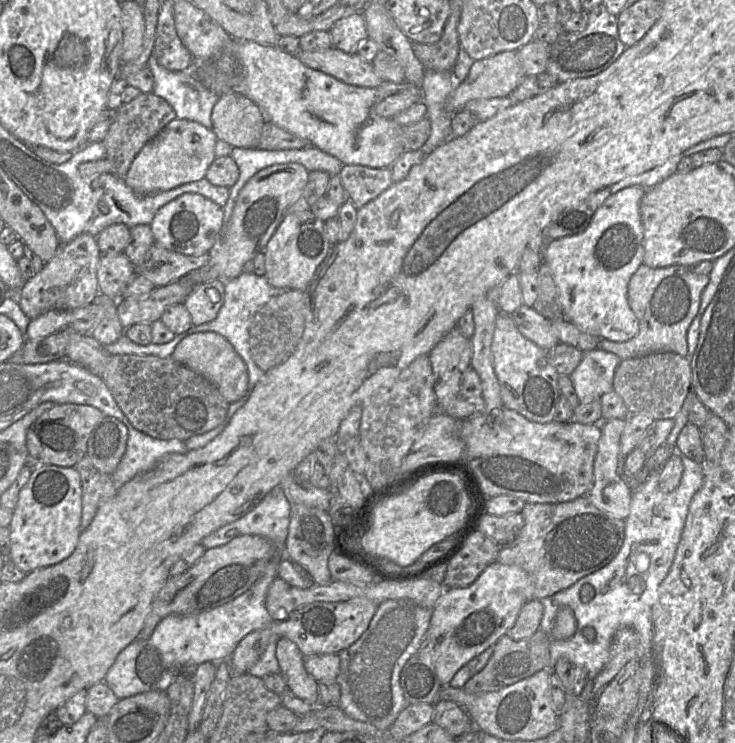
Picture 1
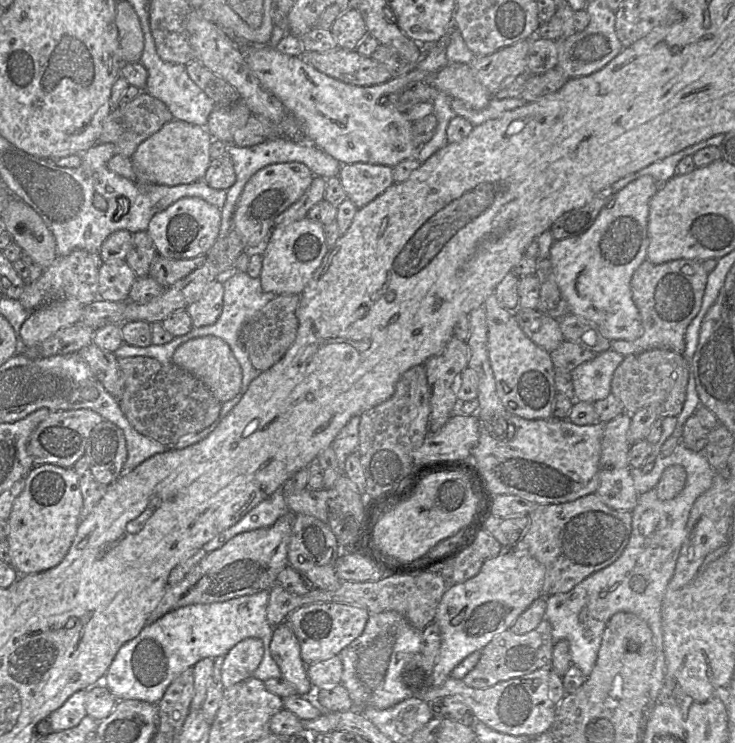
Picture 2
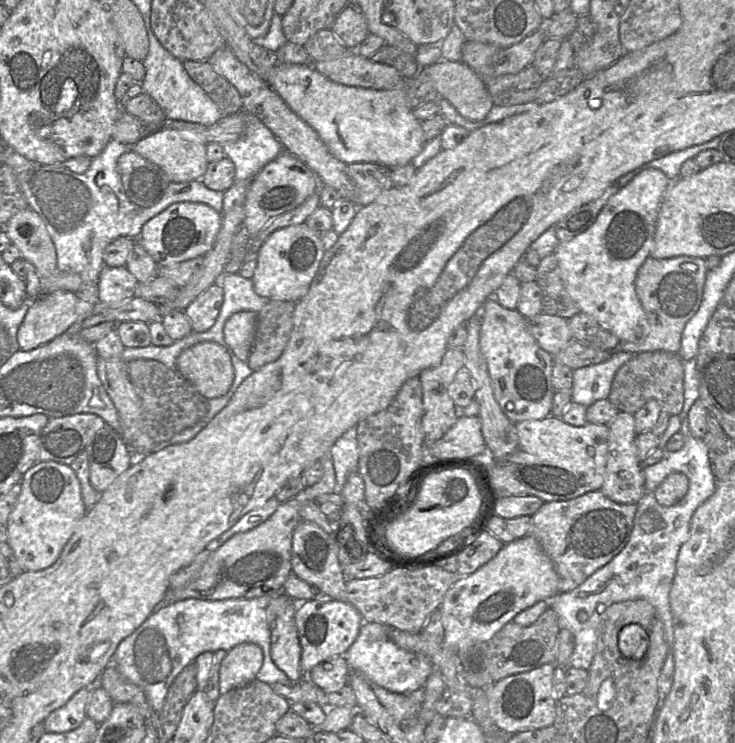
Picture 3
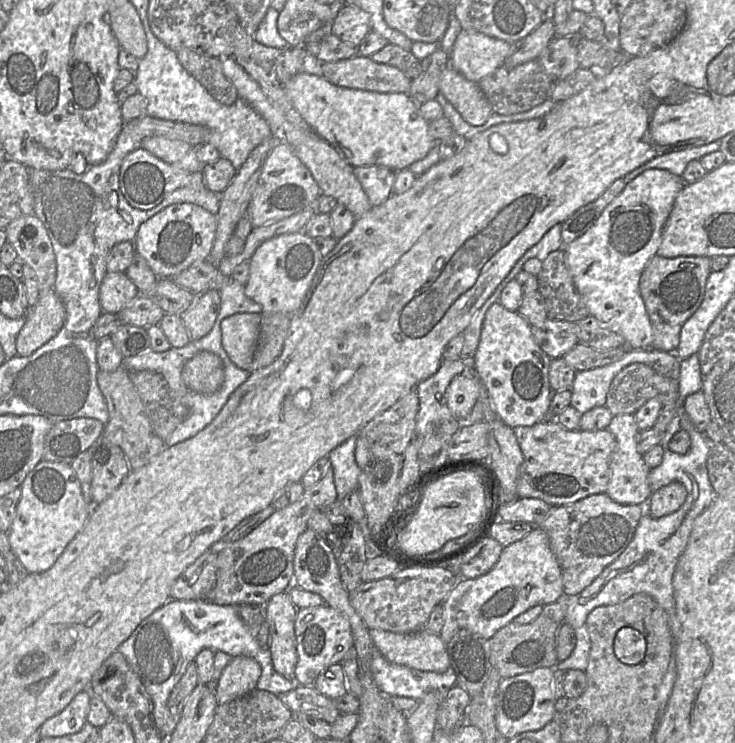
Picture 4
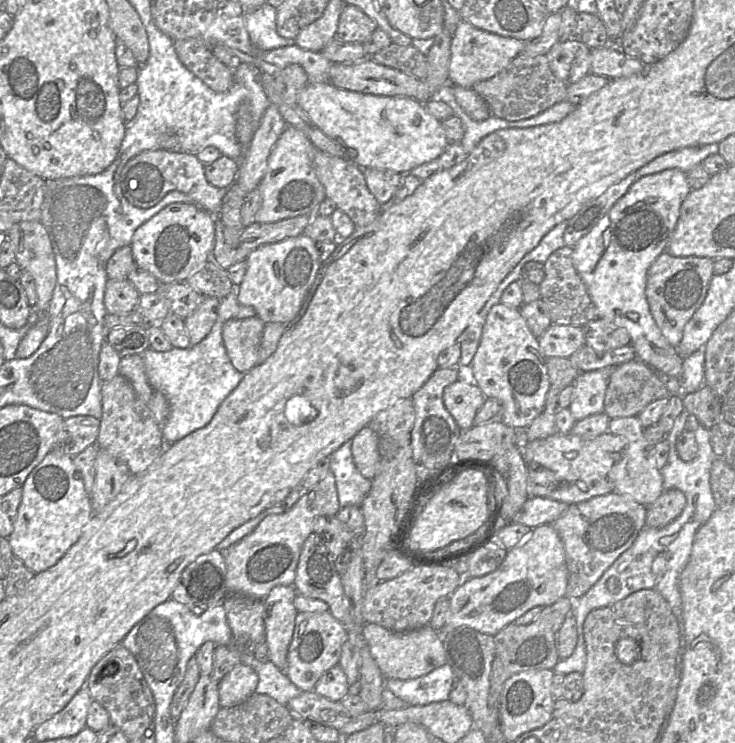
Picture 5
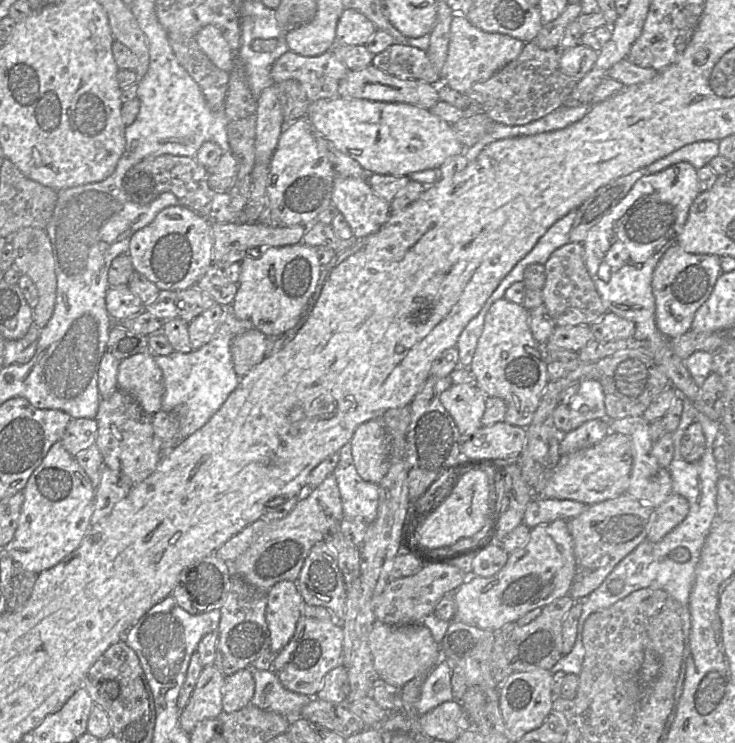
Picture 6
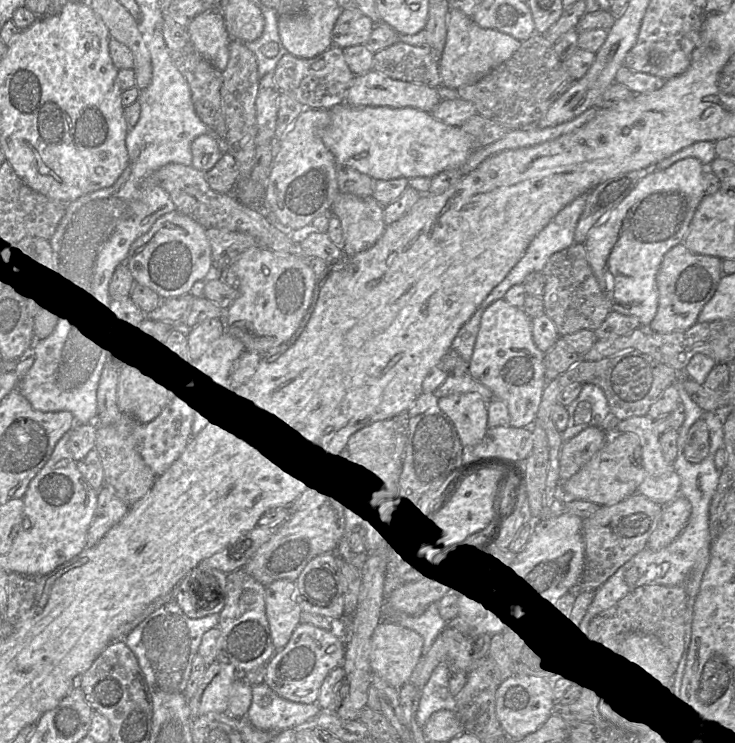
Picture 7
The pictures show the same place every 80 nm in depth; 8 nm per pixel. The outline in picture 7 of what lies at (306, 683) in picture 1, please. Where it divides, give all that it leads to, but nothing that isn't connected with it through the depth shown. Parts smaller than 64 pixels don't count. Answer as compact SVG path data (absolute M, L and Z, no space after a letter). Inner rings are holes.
M279 579L265 586L265 611L272 643L275 650L279 650L288 643L301 622L303 611L299 605L296 582Z

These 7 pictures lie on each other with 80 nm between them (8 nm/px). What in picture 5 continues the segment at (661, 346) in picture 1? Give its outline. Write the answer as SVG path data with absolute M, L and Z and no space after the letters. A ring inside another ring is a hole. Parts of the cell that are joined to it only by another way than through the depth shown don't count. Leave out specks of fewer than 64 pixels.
M662 252L649 267L645 295L650 312L663 336L674 347L683 337L685 324L703 303L714 273L714 260L708 257L676 257Z

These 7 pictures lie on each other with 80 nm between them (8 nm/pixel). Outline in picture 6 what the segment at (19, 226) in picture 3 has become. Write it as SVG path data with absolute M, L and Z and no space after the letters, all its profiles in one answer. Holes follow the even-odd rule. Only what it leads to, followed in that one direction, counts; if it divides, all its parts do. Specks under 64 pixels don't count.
M26 227L13 234L8 240L13 247L13 266L21 273L28 276L38 291L38 303L33 309L33 323L42 329L51 318L56 300L56 274L52 246L44 229Z

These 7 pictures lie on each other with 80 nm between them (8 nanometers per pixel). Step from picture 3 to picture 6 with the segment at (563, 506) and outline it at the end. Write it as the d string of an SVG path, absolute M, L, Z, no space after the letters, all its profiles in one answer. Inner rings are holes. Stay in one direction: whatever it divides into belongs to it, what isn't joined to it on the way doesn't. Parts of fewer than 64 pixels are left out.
M627 493L602 502L587 505L577 517L568 520L573 540L575 575L569 595L585 599L597 589L614 567L646 539L654 508Z

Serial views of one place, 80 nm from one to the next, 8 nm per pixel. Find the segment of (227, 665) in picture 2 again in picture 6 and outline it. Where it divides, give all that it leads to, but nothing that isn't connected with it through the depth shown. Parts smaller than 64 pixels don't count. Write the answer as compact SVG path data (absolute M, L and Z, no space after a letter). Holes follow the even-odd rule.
M249 669L227 676L223 686L223 711L231 713L251 704L254 691L255 681Z

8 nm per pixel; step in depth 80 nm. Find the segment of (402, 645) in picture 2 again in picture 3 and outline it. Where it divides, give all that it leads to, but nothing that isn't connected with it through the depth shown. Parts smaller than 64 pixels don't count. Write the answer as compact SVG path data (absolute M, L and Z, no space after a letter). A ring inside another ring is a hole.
M363 622L357 639L344 654L350 672L360 673L375 684L394 693L407 693L423 688L428 677L434 671L430 659L423 654L416 654L398 647L389 638L388 629L394 628L376 622Z

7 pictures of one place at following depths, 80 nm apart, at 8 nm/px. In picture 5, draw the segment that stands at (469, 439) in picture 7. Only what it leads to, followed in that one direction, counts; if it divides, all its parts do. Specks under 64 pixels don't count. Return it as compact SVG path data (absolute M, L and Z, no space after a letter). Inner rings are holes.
M469 367L462 368L462 377L444 389L443 402L461 430L474 425L474 417L484 403L481 389L469 378Z

